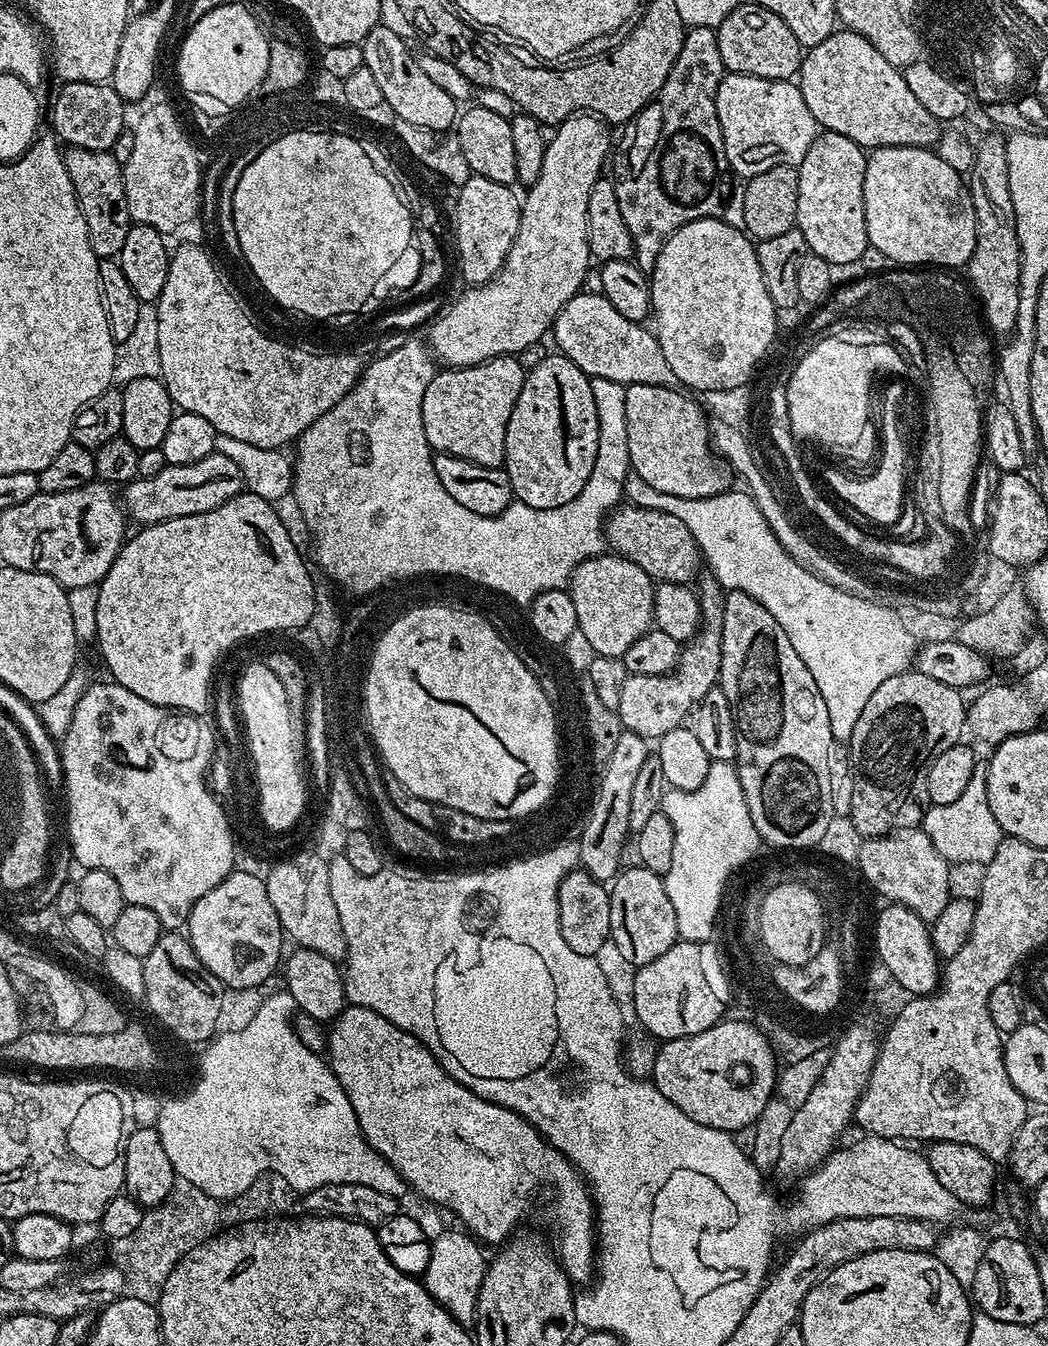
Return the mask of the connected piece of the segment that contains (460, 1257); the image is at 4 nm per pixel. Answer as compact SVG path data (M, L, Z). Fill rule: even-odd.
M444 1232L437 1240L435 1237L431 1241L432 1253L428 1269L422 1274L422 1283L459 1324L468 1326L476 1319L476 1303L484 1281L486 1259L485 1249L471 1235L460 1232Z

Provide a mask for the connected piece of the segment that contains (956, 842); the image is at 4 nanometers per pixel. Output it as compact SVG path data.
M973 782L954 803L929 805L920 823L932 844L950 864L980 864L986 866L997 859L1000 844L1004 839L998 820L990 810L986 786Z

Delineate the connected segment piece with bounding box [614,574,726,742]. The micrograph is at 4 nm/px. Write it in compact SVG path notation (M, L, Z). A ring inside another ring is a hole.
M711 574L701 575L698 580L698 599L700 601L700 619L702 627L694 637L694 642L688 642L681 647L680 661L674 671L667 676L634 676L629 674L626 682L622 682L622 698L614 709L625 729L649 742L659 741L660 737L670 730L681 727L689 719L690 713L699 704L711 688L717 687L720 679L720 663L722 662L722 618L724 617L725 589L720 586Z

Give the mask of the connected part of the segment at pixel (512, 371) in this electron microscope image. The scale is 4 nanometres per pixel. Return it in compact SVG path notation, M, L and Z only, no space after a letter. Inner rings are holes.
M515 355L495 356L474 366L437 371L430 386L426 386L426 394L422 394L422 427L426 429L426 442L433 453L457 456L487 468L501 467L506 450L506 426L510 414L514 414L514 402L518 402L518 394L522 394L525 375Z

